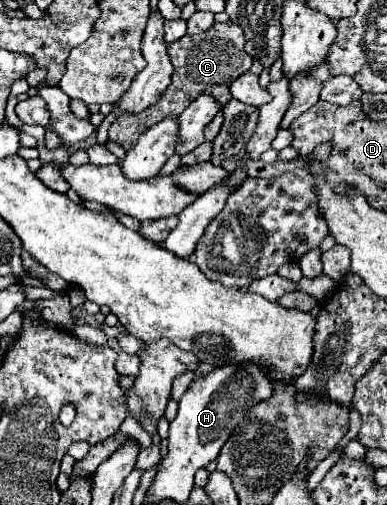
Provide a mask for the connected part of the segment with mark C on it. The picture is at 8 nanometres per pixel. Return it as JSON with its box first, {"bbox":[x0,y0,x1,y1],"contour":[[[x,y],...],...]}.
{"bbox":[109,23,251,151],"contour":[[[215,23],[209,31],[197,33],[197,35],[185,35],[181,41],[177,41],[181,47],[177,53],[171,53],[171,63],[175,67],[173,71],[173,79],[169,83],[169,87],[163,91],[161,99],[157,103],[153,103],[153,107],[147,107],[141,113],[123,113],[111,127],[109,127],[109,137],[121,145],[125,151],[129,147],[137,145],[139,135],[163,121],[169,115],[181,115],[181,111],[185,111],[189,107],[189,103],[193,103],[193,99],[197,99],[197,95],[201,93],[211,93],[213,97],[217,95],[217,101],[221,101],[221,105],[225,105],[231,95],[229,95],[229,85],[233,79],[237,79],[241,73],[251,69],[251,57],[245,53],[243,45],[245,45],[245,35],[241,31],[241,27],[233,25],[233,23]]]}

